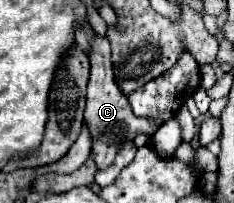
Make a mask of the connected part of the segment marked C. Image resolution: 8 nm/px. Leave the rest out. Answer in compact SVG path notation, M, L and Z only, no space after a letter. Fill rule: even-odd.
M95 34L95 38L91 40L91 50L89 50L89 60L91 60L91 76L89 76L89 84L87 84L87 108L85 108L85 122L91 130L91 138L93 138L93 152L91 158L95 158L97 168L107 168L115 154L117 148L129 140L127 132L147 132L149 136L157 132L157 120L155 118L137 118L127 102L127 96L121 92L121 88L115 82L115 74L113 74L113 62L111 62L111 48L109 48L109 40L105 36Z

